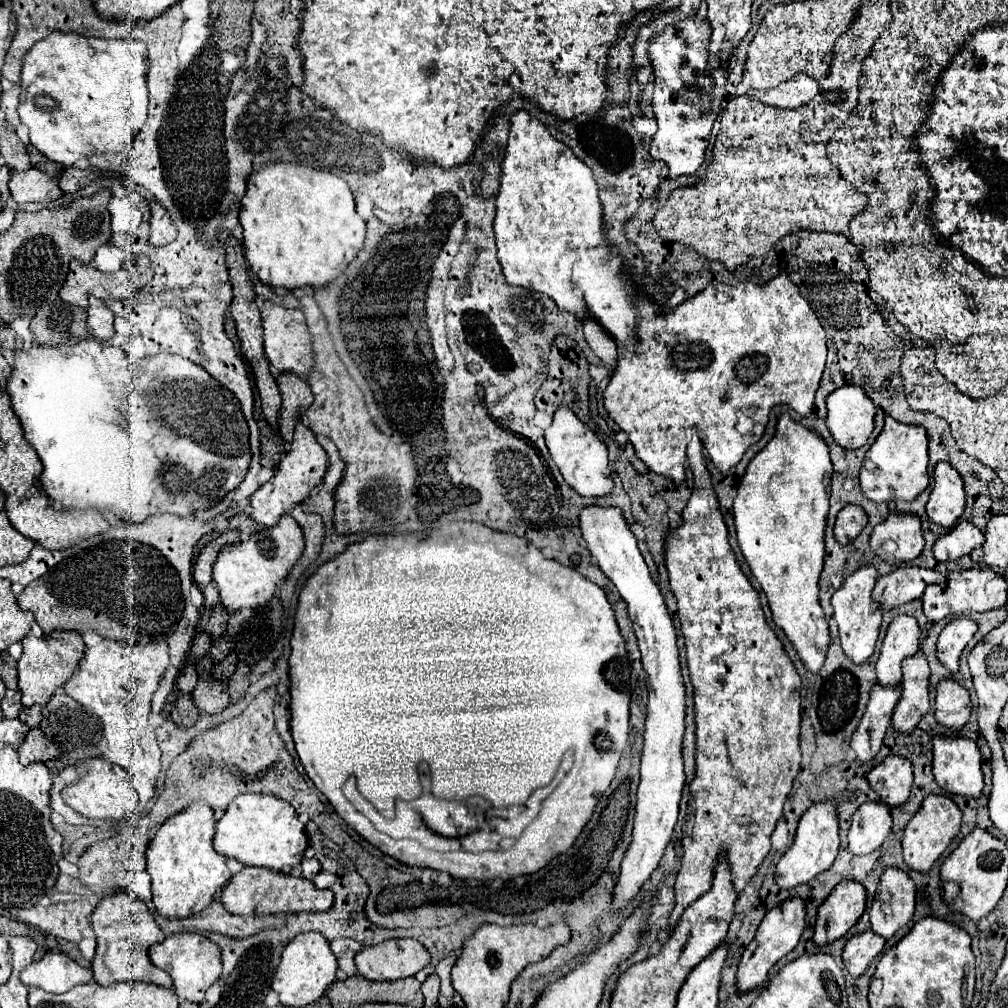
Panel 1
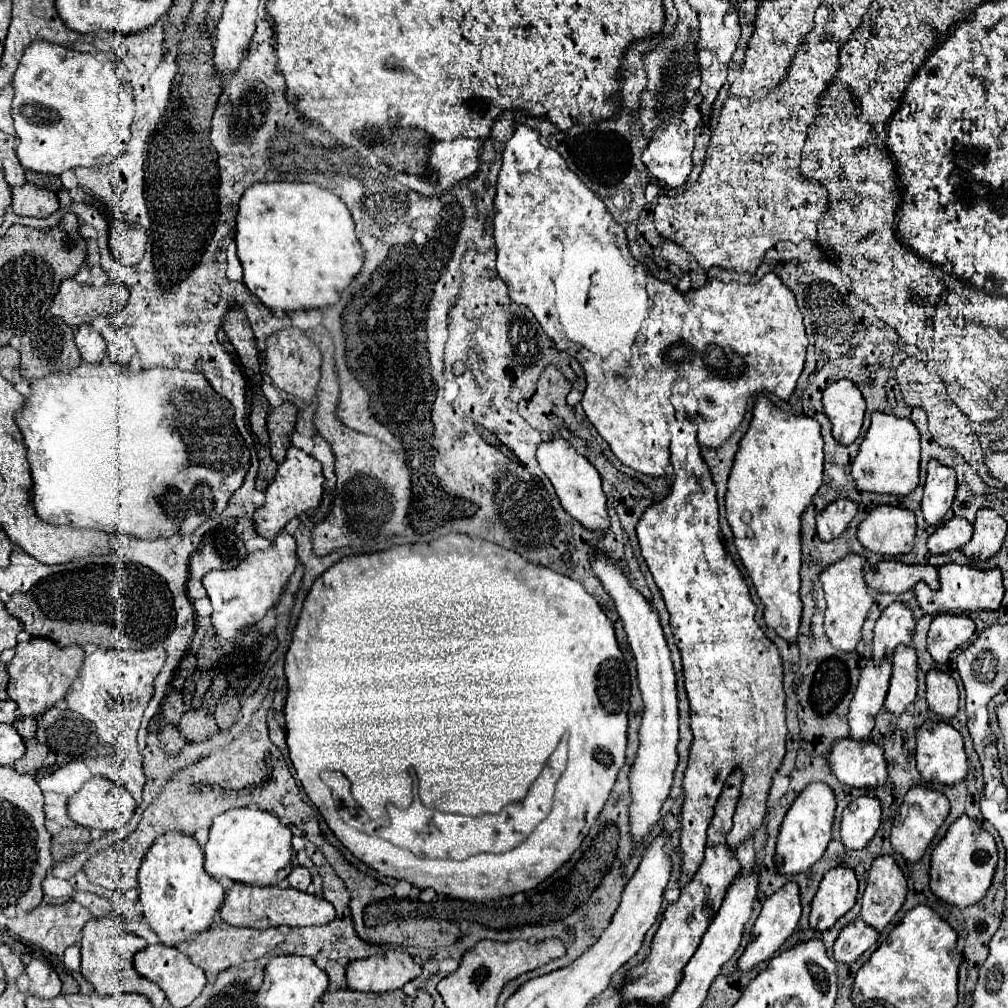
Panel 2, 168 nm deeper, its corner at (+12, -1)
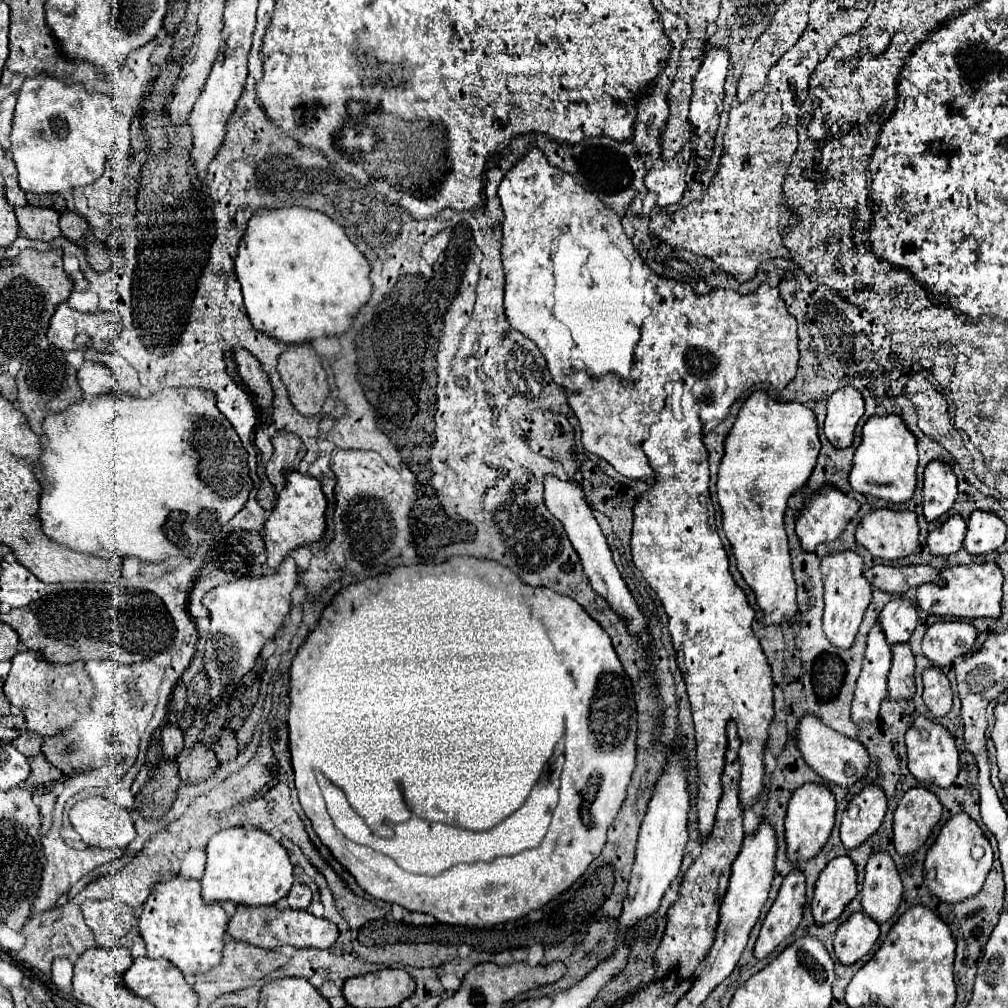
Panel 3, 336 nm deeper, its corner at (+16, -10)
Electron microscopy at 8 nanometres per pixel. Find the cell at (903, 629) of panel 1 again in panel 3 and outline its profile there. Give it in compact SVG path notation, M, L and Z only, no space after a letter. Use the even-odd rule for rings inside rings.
M898 596L884 606L878 622L886 634L888 644L904 644L910 640L918 624L918 606L912 600Z

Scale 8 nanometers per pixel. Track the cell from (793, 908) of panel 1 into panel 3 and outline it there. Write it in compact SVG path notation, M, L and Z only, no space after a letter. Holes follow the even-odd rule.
M794 868L784 878L776 900L766 914L766 920L762 924L754 948L756 958L762 960L768 954L772 954L774 948L798 928L804 912L804 902L806 902L804 874L798 868Z

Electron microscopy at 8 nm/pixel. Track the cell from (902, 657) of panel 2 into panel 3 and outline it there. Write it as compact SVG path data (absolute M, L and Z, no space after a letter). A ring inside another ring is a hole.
M908 644L892 646L888 696L892 700L910 700L914 696L914 654Z

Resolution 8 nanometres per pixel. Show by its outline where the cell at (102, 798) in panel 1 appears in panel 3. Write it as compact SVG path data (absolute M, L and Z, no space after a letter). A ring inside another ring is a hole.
M94 796L94 798L74 804L70 810L70 822L72 822L72 828L80 834L82 842L88 846L120 850L120 848L126 848L136 838L136 830L134 830L130 812L104 796Z

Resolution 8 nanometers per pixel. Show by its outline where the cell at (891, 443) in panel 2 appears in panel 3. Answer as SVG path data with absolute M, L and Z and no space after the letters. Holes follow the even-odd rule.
M896 414L872 416L862 426L862 442L854 454L850 470L850 486L860 494L872 494L888 502L908 502L916 490L916 438Z

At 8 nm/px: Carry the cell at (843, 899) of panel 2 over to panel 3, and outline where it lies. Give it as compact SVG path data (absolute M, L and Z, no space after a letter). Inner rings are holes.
M838 856L820 872L814 888L812 914L816 924L836 920L846 904L856 896L856 866L850 856Z

